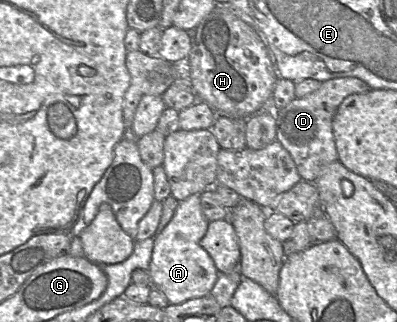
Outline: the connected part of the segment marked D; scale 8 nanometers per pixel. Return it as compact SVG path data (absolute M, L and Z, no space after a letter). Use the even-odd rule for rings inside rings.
M340 77L322 82L314 92L295 98L276 114L276 140L290 153L302 180L314 183L323 167L337 161L338 153L333 135L333 117L342 101L349 95L365 93L371 88L356 77Z

